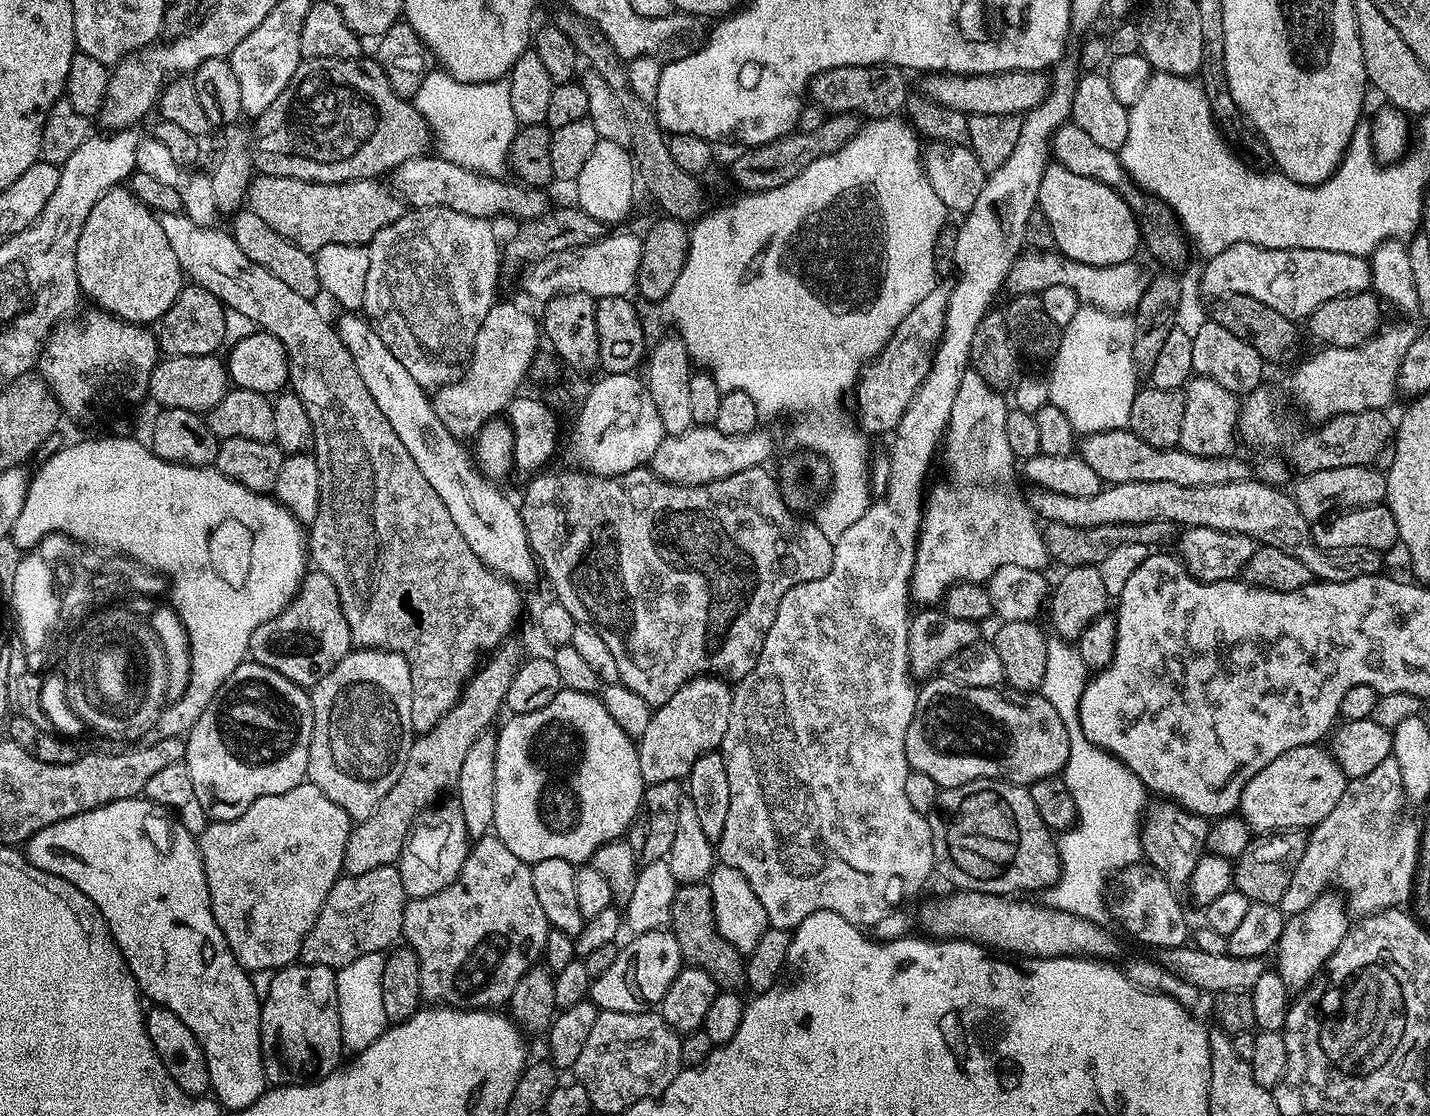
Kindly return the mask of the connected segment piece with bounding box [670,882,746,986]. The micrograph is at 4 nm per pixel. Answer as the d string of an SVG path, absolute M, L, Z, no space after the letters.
M707 883L680 884L677 887L670 913L670 930L678 938L681 957L689 965L704 968L716 979L717 985L736 986L739 980L741 983L745 979L745 957L716 928L712 892Z

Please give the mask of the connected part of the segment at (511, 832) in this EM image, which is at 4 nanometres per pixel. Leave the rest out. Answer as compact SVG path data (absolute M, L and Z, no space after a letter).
M569 688L561 690L554 699L550 702L546 702L546 706L542 706L542 710L530 710L529 712L517 712L507 717L509 720L505 722L501 728L498 728L496 732L496 761L494 762L494 818L492 819L492 826L495 836L502 841L506 846L506 850L510 850L518 857L519 860L524 860L529 866L538 863L542 858L562 858L566 862L570 862L573 866L579 866L585 862L591 861L594 850L598 846L606 843L610 840L621 839L627 833L628 827L632 825L632 819L636 817L636 811L640 808L640 803L644 797L645 782L640 773L640 767L638 766L638 754L636 753L636 744L633 737L626 734L626 730L622 730L622 726L618 726L618 722L614 722L614 718L610 718L610 710L606 710L606 706L601 702L599 695L591 692L575 692Z

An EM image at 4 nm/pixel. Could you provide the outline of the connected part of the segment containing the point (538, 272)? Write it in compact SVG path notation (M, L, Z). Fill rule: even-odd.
M616 232L605 234L599 240L592 240L582 246L574 246L570 250L562 250L550 254L541 260L531 261L523 269L524 277L520 284L524 287L524 292L528 296L533 296L539 302L547 302L553 296L562 292L584 292L587 296L599 298L601 296L628 296L636 287L636 275L642 262L643 239L632 232Z

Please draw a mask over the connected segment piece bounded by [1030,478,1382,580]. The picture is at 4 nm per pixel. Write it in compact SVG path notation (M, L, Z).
M1249 478L1238 482L1218 482L1212 486L1182 486L1178 482L1122 482L1108 484L1104 489L1094 490L1088 496L1071 496L1058 492L1033 491L1030 503L1045 521L1062 522L1074 526L1102 526L1103 524L1145 524L1150 520L1171 520L1173 525L1197 528L1210 526L1214 530L1237 532L1260 544L1278 546L1278 550L1286 550L1298 562L1306 562L1316 580L1349 580L1359 576L1375 576L1381 571L1381 553L1370 550L1366 546L1346 546L1342 550L1320 548L1312 536L1312 524L1298 510L1295 499L1288 496L1279 487L1265 484L1259 478Z

